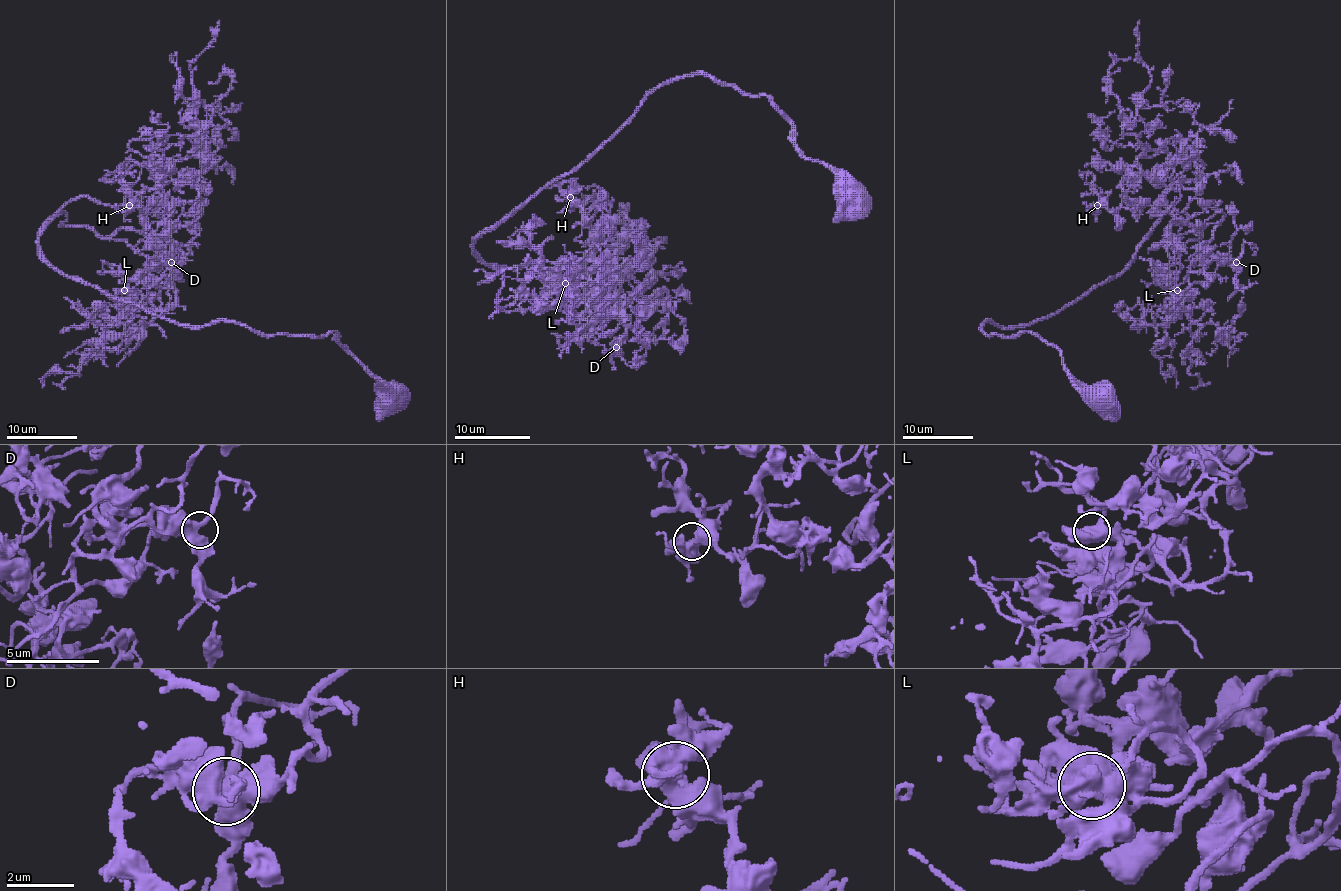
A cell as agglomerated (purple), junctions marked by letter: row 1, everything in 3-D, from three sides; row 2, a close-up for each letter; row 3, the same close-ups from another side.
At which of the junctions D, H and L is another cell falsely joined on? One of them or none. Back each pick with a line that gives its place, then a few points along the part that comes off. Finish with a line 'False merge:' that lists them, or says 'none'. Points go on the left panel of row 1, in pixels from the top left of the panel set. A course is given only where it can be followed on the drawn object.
False merge: none

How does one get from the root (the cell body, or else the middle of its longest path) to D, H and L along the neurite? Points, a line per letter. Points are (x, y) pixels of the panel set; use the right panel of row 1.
D: (1100, 398), (1049, 343), (982, 326), (1058, 313), (1168, 213), (1199, 237), (1219, 221), (1205, 267), (1236, 262)
H: (1100, 398), (1032, 333), (982, 329), (1116, 276), (1157, 200), (1201, 172), (1127, 167), (1122, 205), (1097, 205)
L: (1100, 398), (1049, 343), (982, 326), (1058, 313), (1116, 276), (1168, 213), (1203, 227), (1169, 267), (1176, 290)

